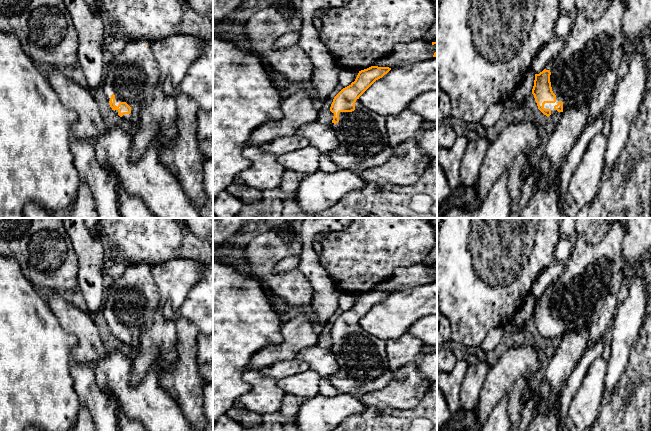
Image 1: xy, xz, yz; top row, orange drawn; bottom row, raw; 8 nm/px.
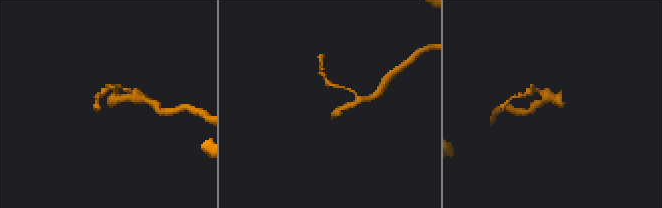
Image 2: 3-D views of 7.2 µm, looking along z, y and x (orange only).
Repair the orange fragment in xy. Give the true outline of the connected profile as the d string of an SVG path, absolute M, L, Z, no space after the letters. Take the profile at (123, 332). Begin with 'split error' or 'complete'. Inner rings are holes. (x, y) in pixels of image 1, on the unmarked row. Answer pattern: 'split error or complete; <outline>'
split error; M146 263L127 264L124 274L116 280L107 280L102 311L112 334L124 344L138 349L140 336L150 329L158 296L153 285L152 267Z

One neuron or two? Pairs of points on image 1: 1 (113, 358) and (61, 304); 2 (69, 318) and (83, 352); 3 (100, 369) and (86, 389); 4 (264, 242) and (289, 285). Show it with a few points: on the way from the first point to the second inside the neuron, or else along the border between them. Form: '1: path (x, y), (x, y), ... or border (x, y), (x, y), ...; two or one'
1: border (106, 351), (92, 367); two
2: path (77, 326), (83, 332), (83, 344); one
3: border (91, 367), (97, 384), (109, 394); two
4: path (264, 255), (264, 268), (276, 280); one

